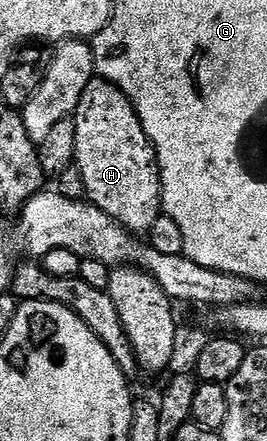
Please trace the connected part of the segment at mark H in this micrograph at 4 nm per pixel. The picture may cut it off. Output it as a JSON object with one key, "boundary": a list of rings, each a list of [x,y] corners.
{"boundary":[[[93,79],[74,114],[78,143],[74,165],[80,169],[87,200],[133,235],[147,234],[162,215],[160,164],[130,99],[116,85]]]}

